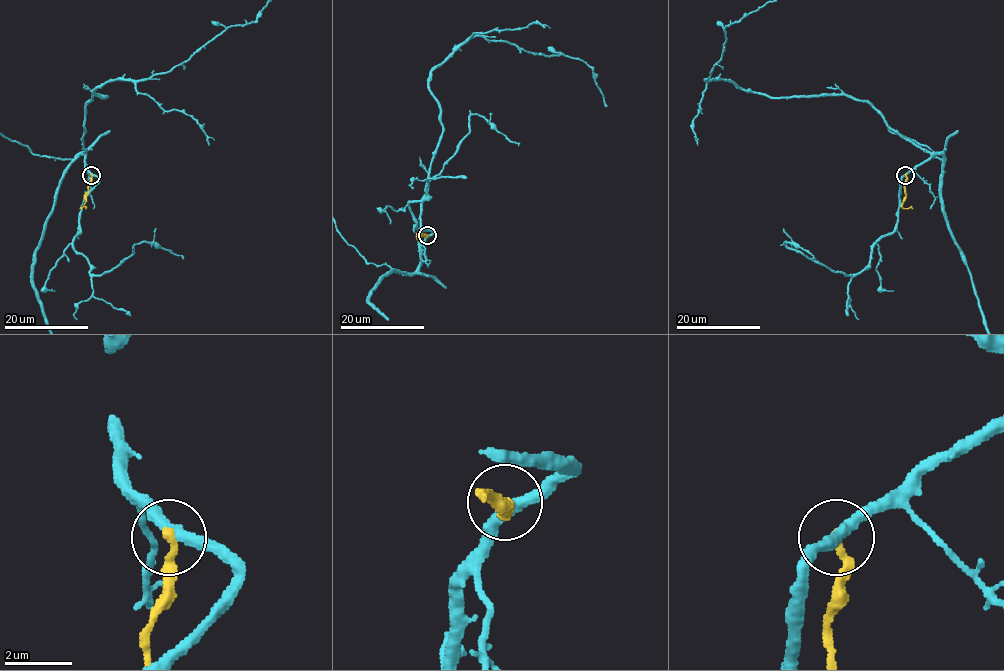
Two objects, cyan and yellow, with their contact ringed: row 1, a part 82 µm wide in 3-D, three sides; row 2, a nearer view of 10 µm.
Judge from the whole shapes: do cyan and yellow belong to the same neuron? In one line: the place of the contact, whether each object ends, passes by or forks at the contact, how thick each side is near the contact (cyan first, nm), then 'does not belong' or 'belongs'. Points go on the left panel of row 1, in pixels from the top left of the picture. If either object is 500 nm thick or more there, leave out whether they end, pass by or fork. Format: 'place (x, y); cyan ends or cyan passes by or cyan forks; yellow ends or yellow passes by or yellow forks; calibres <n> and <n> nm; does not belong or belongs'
place (91, 175); cyan passes by; yellow ends; calibres 340 and 280 nm; does not belong

